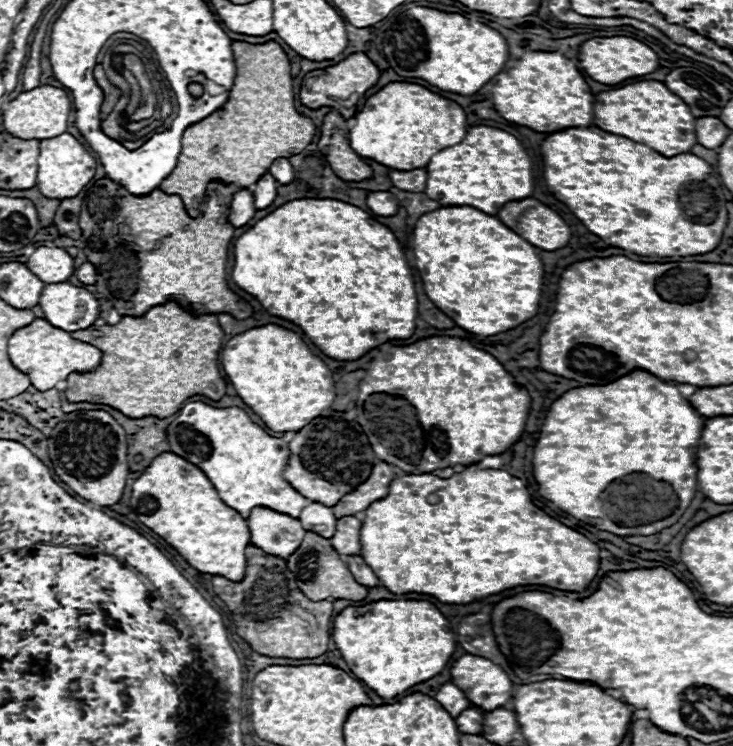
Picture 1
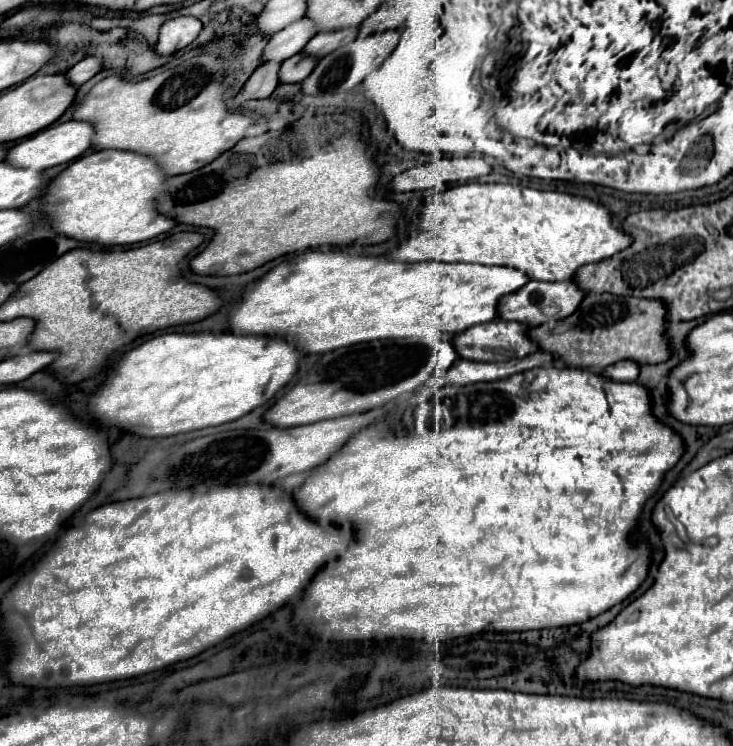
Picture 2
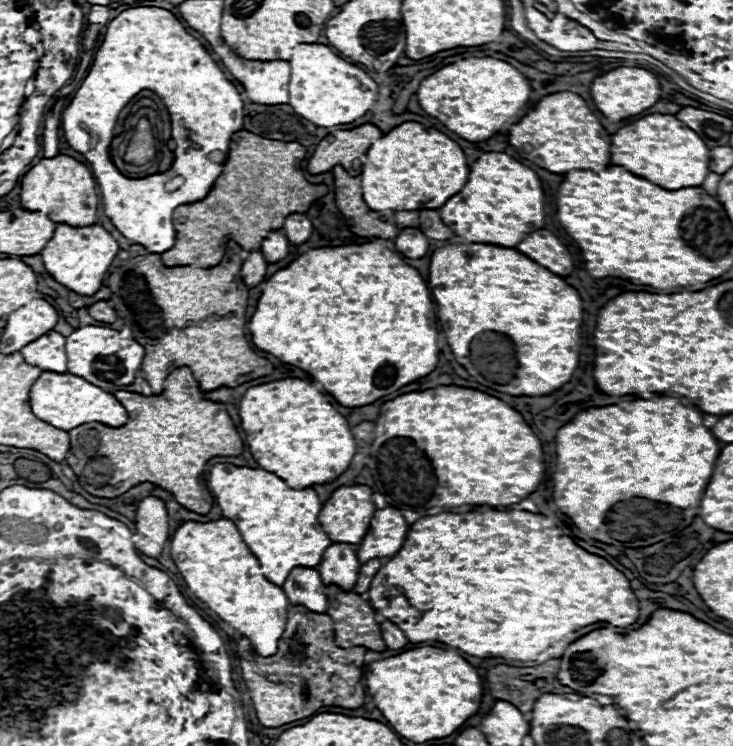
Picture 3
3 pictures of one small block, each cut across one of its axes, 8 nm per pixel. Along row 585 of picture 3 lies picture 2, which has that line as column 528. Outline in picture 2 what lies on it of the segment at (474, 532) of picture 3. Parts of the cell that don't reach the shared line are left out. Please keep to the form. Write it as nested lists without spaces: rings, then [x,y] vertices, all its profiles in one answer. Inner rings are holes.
[[[550,366],[550,368],[532,368],[532,370],[520,372],[516,376],[510,376],[506,380],[498,380],[498,382],[480,382],[480,384],[470,384],[470,386],[444,386],[444,388],[438,388],[436,392],[432,390],[430,394],[424,394],[424,396],[414,394],[408,400],[404,400],[402,404],[408,404],[408,408],[392,412],[382,424],[376,424],[376,426],[370,426],[370,428],[358,432],[352,438],[352,442],[346,444],[346,448],[342,452],[334,454],[320,472],[314,472],[302,484],[302,488],[298,492],[294,492],[298,508],[302,512],[306,512],[310,518],[320,520],[320,522],[324,520],[324,524],[338,524],[340,522],[342,526],[350,526],[354,530],[354,542],[340,554],[338,560],[326,564],[314,576],[314,580],[308,584],[308,588],[304,590],[304,594],[302,594],[300,602],[298,602],[300,608],[296,608],[296,614],[294,614],[294,620],[296,620],[298,628],[302,628],[302,630],[306,630],[306,632],[310,632],[310,634],[314,634],[318,638],[336,640],[336,642],[338,640],[370,640],[370,638],[382,640],[382,638],[396,638],[396,636],[428,640],[428,642],[432,642],[432,640],[442,642],[442,640],[448,640],[448,638],[458,638],[458,636],[466,636],[466,634],[474,634],[474,632],[482,632],[482,630],[540,630],[540,628],[556,628],[556,626],[578,624],[578,622],[584,622],[584,620],[590,620],[590,618],[602,614],[604,610],[612,608],[614,604],[626,600],[648,578],[648,570],[650,570],[650,564],[652,564],[654,548],[652,548],[652,544],[648,540],[632,540],[630,536],[638,528],[638,518],[642,514],[642,508],[644,508],[646,500],[650,500],[658,492],[666,472],[680,462],[682,452],[684,452],[684,442],[682,442],[680,434],[674,432],[672,428],[668,428],[666,424],[662,424],[652,414],[652,392],[650,392],[650,388],[646,388],[646,386],[642,386],[638,382],[616,382],[616,380],[604,376],[604,374],[596,374],[596,372],[580,370],[580,368],[572,368],[572,366],[562,366],[562,368],[560,366]]]

